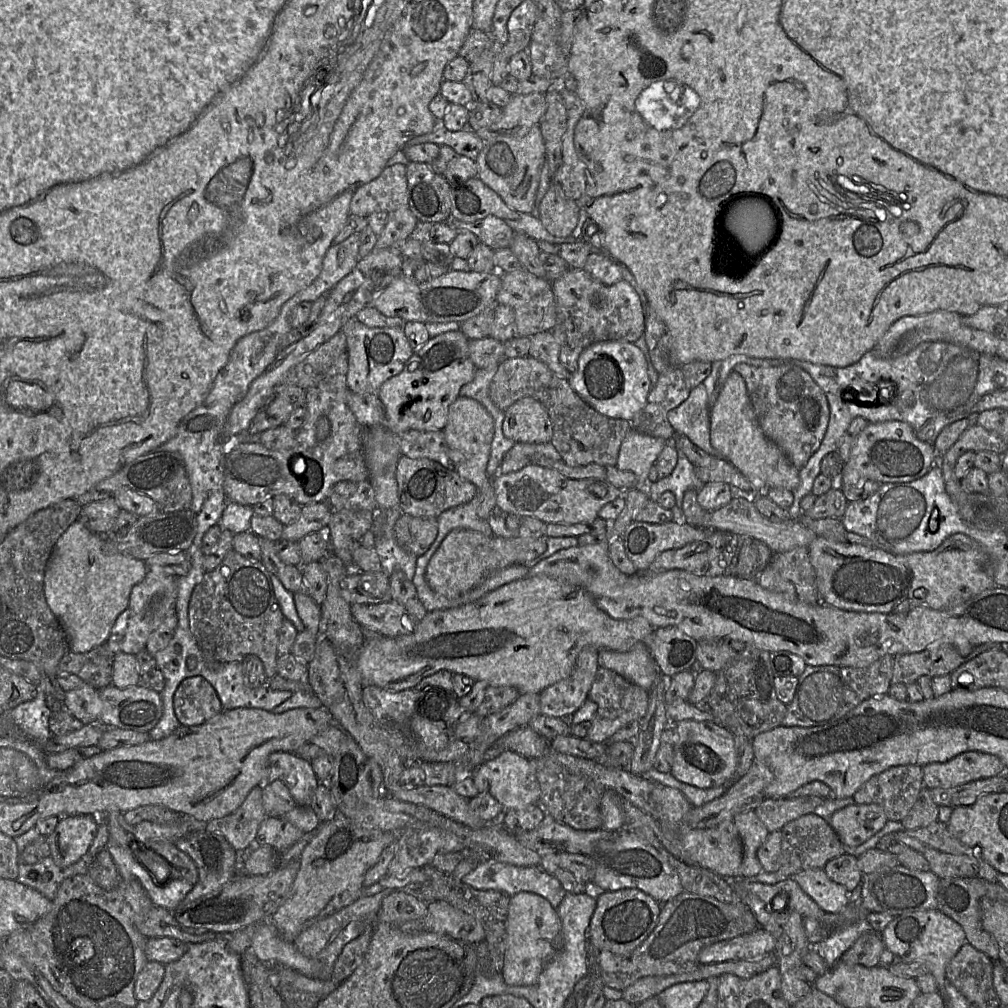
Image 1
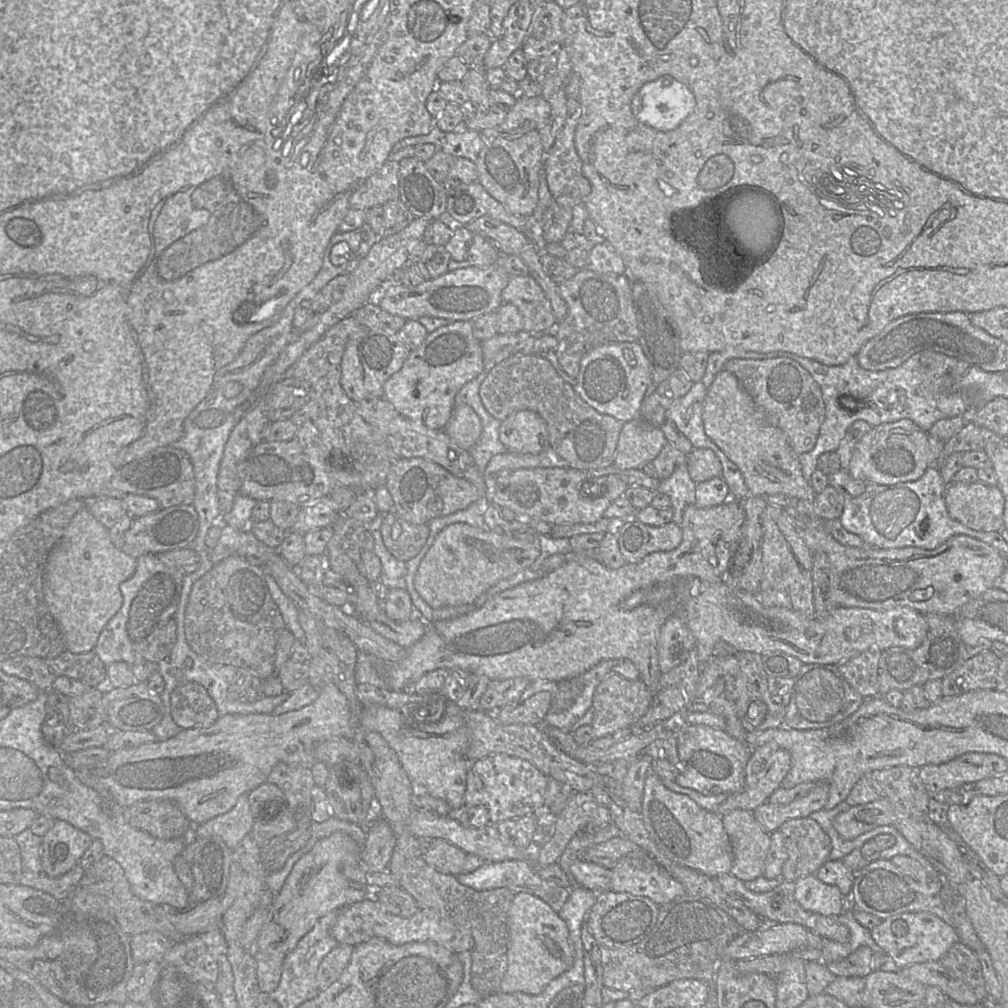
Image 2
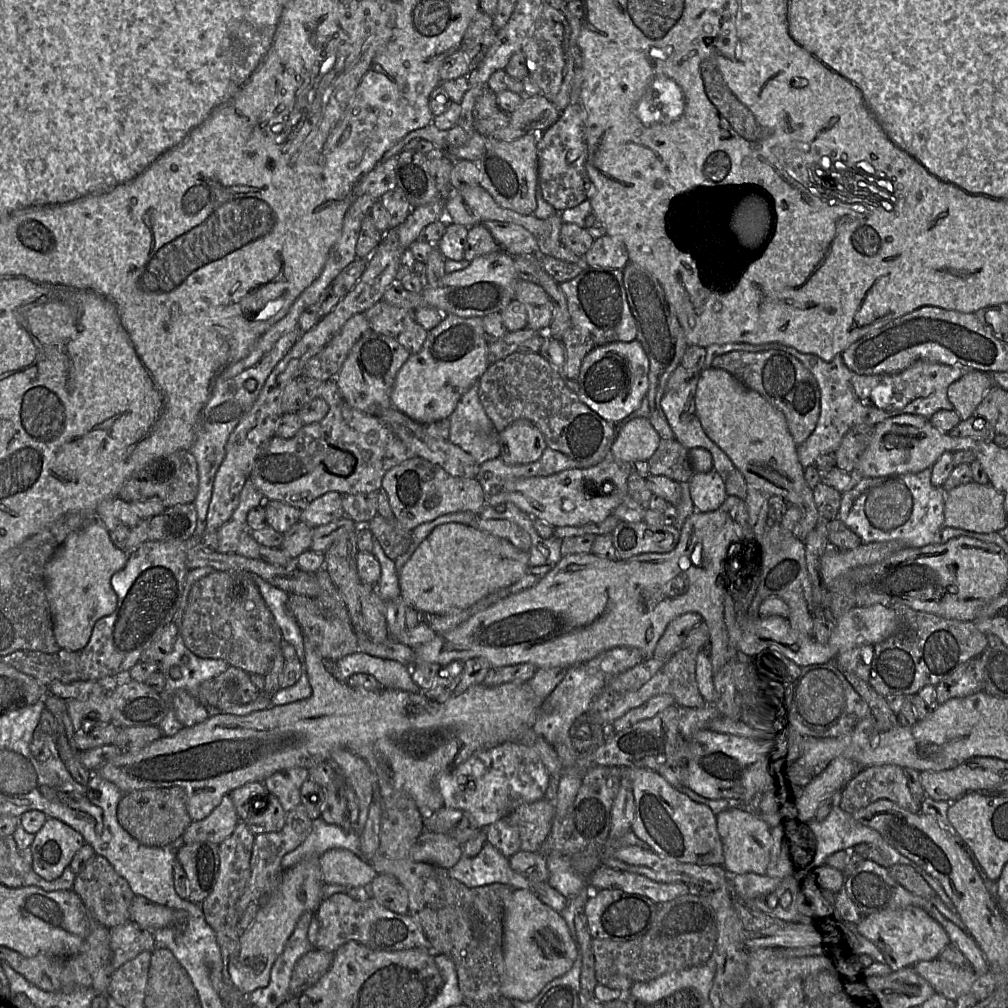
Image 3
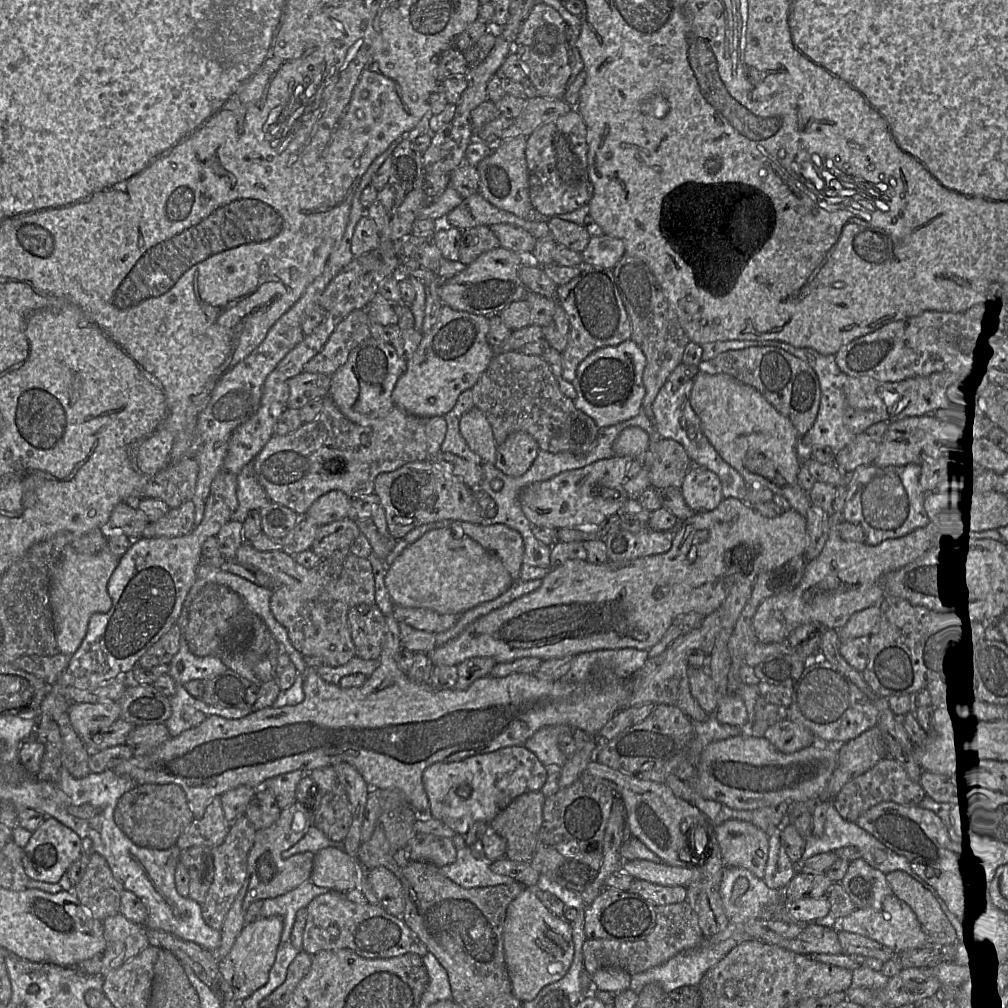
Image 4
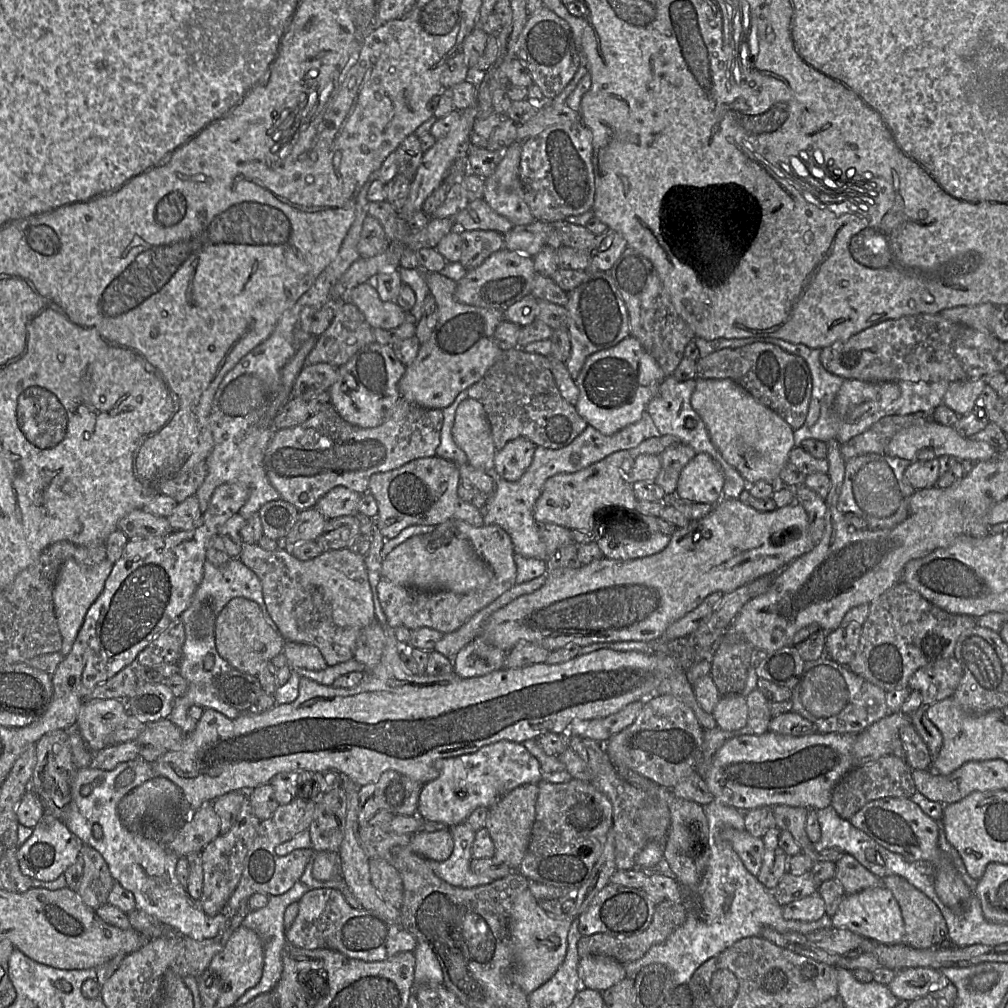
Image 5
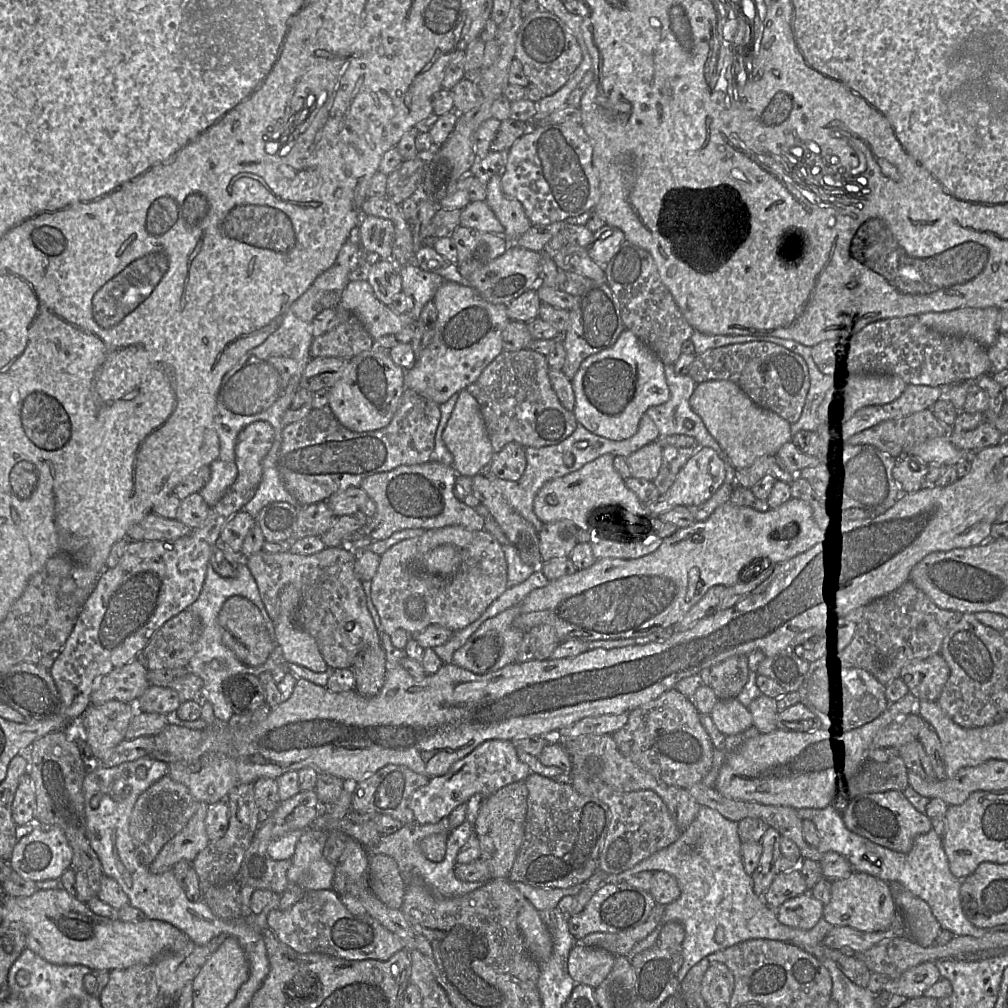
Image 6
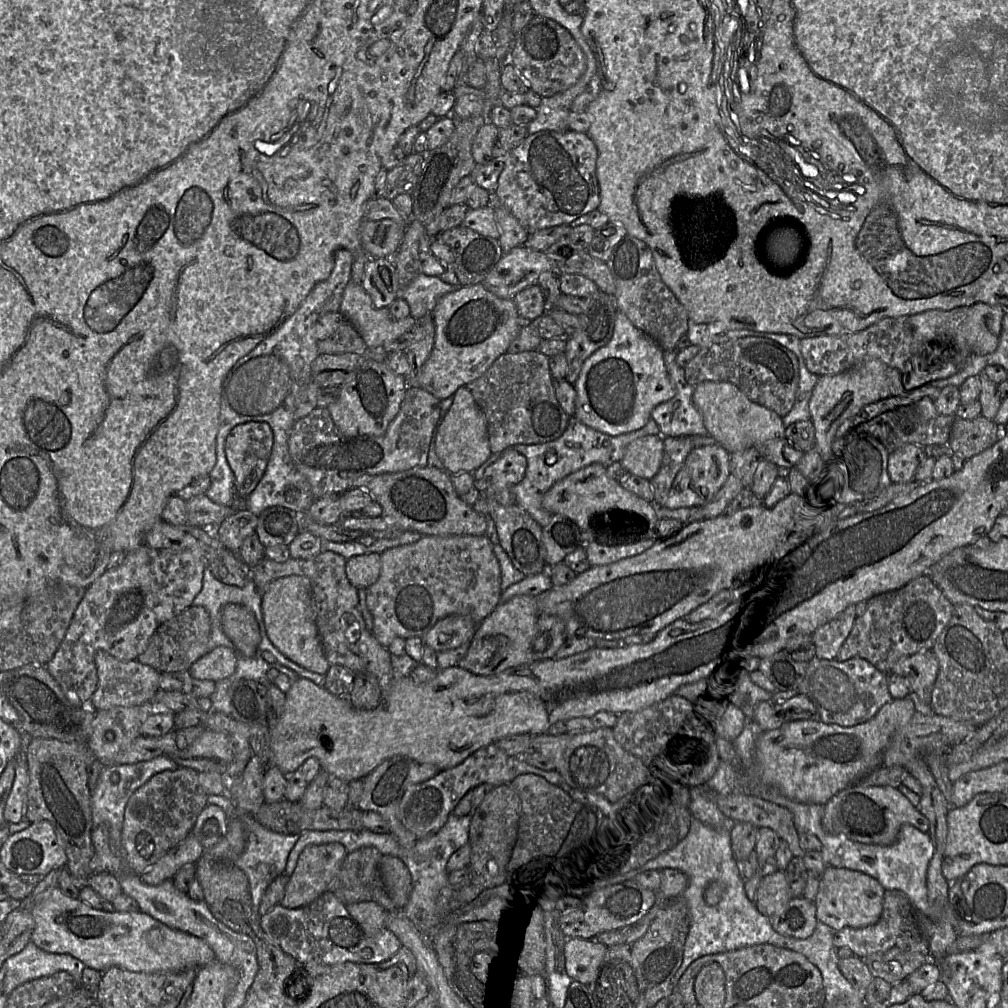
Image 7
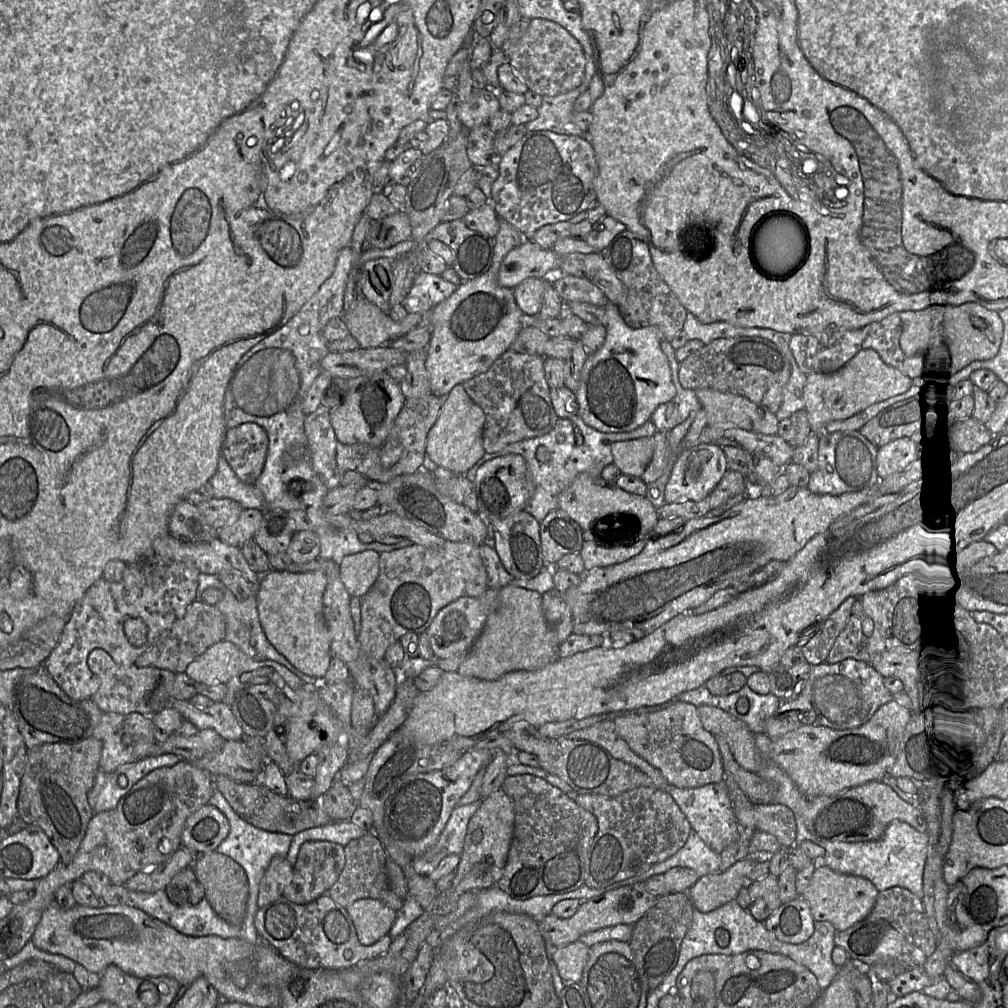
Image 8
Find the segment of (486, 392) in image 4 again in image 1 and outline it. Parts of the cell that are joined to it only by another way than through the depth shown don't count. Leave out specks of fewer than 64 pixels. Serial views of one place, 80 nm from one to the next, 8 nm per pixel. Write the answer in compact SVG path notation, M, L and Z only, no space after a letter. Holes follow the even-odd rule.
M531 357L503 358L489 386L494 405L506 411L524 397L539 401L553 426L551 443L569 466L598 464L616 466L620 446L632 429L631 422L603 415L585 402L570 386L569 380L557 376L546 364Z

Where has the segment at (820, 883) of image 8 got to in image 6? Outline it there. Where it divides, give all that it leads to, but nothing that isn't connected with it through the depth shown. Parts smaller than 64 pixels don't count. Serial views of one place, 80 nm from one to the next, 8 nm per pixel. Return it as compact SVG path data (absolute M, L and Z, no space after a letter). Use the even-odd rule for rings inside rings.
M852 872L844 879L832 881L830 901L824 905L823 918L833 926L849 926L864 932L887 930L899 911L891 886L867 873Z

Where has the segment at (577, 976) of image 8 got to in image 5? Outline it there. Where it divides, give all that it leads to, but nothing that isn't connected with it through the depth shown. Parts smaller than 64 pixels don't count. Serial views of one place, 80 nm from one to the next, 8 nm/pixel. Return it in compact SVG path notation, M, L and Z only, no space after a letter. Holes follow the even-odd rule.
M603 955L580 958L577 972L583 987L599 992L626 978L624 965L612 957Z

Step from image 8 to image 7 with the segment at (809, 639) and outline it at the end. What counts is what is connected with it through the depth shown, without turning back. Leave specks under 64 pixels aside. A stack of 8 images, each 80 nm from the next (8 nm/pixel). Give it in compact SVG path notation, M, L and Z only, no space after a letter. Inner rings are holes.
M853 604L812 633L817 658L836 659L837 653L848 637L856 617L855 604Z

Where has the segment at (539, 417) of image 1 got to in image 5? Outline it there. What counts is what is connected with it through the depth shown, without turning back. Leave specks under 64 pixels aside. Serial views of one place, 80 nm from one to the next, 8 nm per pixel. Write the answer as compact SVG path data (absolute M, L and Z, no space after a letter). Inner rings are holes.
M524 437L507 442L502 449L496 451L493 469L507 481L519 480L530 466L536 447Z

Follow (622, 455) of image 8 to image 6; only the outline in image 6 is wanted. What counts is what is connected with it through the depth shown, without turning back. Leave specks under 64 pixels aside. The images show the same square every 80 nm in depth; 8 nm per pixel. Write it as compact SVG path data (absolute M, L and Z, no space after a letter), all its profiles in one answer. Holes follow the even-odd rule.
M651 442L626 457L631 476L653 481L662 465L663 447Z

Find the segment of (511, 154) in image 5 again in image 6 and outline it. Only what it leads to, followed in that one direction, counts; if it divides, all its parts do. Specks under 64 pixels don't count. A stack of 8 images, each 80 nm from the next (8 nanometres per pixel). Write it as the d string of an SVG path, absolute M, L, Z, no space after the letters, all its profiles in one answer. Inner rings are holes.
M502 173L491 177L486 184L486 203L504 227L503 237L510 243L522 236L531 226L523 205L516 199L506 196L501 188Z

